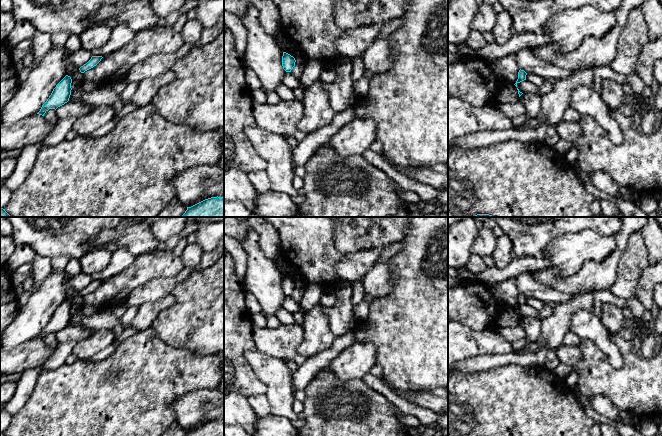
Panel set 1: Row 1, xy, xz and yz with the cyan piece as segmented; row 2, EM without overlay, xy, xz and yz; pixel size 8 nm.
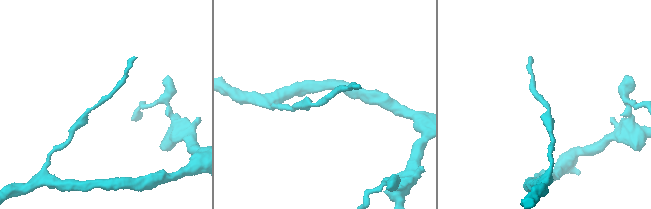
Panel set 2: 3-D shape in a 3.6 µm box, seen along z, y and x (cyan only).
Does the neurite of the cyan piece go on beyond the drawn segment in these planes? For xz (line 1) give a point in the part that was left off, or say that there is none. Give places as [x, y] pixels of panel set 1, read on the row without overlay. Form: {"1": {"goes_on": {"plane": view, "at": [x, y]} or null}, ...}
{"1": {"goes_on": null}}

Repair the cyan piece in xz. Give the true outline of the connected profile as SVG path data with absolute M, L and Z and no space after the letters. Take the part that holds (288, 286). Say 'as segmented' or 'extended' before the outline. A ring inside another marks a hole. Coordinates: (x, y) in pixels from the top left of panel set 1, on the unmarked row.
as segmented; M283 276L282 290L286 296L291 296L291 294L295 290L295 286L296 286L296 284L293 280L291 280L290 278L288 278L286 276Z

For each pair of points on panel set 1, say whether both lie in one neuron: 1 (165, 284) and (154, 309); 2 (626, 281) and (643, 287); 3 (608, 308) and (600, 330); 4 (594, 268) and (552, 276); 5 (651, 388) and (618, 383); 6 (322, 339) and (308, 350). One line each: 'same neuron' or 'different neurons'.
1: different neurons
2: different neurons
3: different neurons
4: same neuron
5: same neuron
6: same neuron

